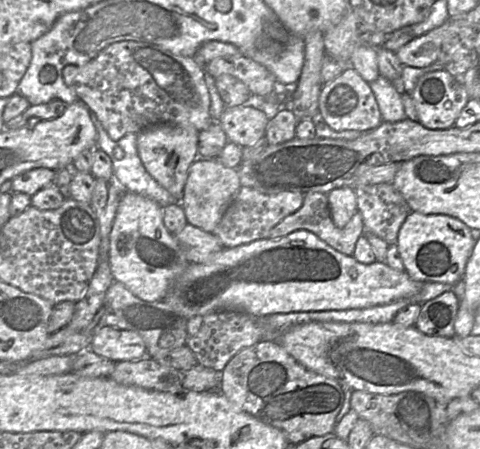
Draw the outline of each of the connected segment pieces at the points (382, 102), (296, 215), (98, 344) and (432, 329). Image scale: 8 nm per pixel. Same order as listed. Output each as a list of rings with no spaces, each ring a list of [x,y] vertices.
[[[377,77],[370,83],[382,121],[395,123],[406,118],[401,94],[387,79]]]
[[[320,192],[306,193],[302,206],[275,225],[270,230],[268,239],[278,239],[296,230],[310,231],[335,250],[350,256],[353,255],[357,240],[364,235],[362,217],[358,212],[354,214],[345,227],[337,227],[330,216],[327,194]]]
[[[109,325],[94,331],[88,349],[114,362],[139,360],[147,355],[145,342],[138,333]]]
[[[448,290],[421,304],[414,326],[429,336],[455,337],[454,323],[458,309],[456,293]]]

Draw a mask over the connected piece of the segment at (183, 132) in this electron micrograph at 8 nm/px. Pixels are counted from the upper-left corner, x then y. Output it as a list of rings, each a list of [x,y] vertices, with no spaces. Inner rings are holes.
[[[164,124],[149,127],[137,136],[138,155],[144,168],[177,202],[181,201],[188,170],[199,157],[197,153],[199,133],[192,127]]]

